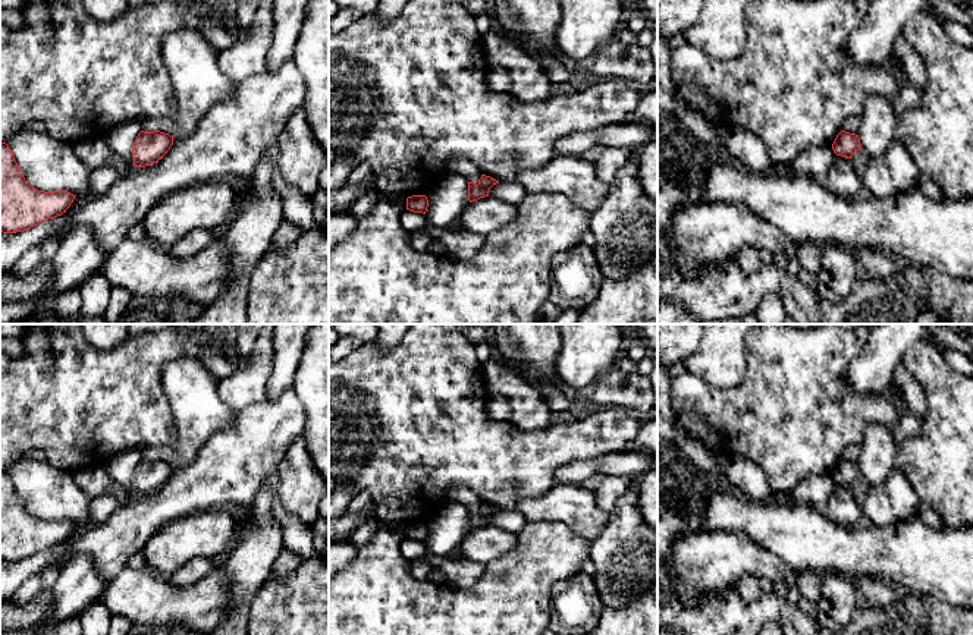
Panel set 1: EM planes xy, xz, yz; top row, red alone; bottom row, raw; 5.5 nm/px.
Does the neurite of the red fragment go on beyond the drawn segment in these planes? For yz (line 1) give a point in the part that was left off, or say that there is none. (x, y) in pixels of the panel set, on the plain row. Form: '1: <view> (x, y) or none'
1: none

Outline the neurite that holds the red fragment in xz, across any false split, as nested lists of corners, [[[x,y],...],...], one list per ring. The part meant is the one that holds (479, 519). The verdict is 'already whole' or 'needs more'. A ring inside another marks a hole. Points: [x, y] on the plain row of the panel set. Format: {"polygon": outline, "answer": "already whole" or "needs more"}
{"polygon": [[[481,503],[477,513],[474,510],[468,510],[470,531],[489,525],[490,516],[496,512],[499,512],[496,507],[486,504],[486,503]]], "answer": "already whole"}

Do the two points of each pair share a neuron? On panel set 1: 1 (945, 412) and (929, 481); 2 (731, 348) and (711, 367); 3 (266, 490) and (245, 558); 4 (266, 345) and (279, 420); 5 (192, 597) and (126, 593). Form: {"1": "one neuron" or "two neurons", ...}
{"1": "one neuron", "2": "one neuron", "3": "one neuron", "4": "two neurons", "5": "one neuron"}

